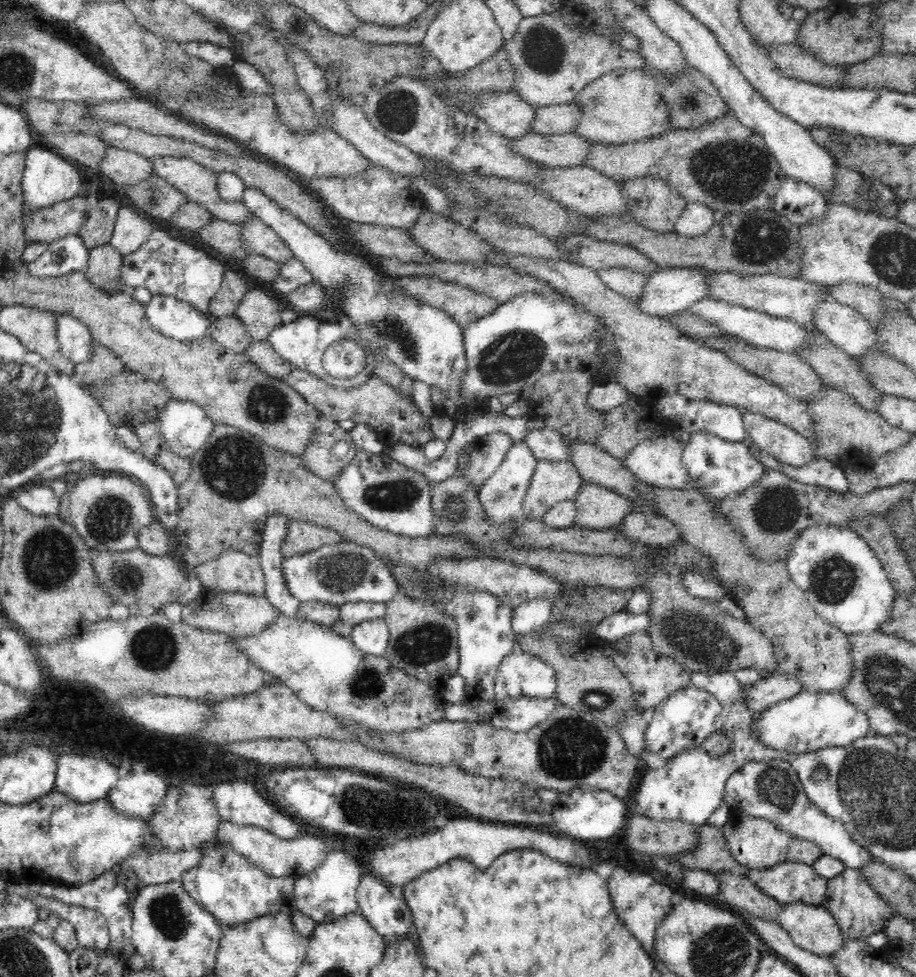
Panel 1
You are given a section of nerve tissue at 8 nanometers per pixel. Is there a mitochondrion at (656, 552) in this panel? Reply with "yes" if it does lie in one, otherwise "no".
no

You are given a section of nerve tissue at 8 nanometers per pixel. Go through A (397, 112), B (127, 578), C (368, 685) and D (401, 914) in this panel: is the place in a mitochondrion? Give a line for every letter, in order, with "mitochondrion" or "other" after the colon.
A: mitochondrion
B: mitochondrion
C: mitochondrion
D: other

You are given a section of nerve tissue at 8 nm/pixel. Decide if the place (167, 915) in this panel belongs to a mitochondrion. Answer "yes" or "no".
yes

